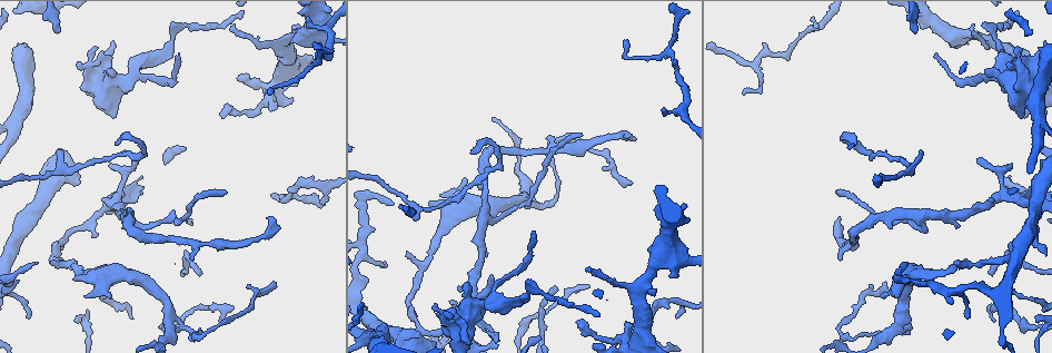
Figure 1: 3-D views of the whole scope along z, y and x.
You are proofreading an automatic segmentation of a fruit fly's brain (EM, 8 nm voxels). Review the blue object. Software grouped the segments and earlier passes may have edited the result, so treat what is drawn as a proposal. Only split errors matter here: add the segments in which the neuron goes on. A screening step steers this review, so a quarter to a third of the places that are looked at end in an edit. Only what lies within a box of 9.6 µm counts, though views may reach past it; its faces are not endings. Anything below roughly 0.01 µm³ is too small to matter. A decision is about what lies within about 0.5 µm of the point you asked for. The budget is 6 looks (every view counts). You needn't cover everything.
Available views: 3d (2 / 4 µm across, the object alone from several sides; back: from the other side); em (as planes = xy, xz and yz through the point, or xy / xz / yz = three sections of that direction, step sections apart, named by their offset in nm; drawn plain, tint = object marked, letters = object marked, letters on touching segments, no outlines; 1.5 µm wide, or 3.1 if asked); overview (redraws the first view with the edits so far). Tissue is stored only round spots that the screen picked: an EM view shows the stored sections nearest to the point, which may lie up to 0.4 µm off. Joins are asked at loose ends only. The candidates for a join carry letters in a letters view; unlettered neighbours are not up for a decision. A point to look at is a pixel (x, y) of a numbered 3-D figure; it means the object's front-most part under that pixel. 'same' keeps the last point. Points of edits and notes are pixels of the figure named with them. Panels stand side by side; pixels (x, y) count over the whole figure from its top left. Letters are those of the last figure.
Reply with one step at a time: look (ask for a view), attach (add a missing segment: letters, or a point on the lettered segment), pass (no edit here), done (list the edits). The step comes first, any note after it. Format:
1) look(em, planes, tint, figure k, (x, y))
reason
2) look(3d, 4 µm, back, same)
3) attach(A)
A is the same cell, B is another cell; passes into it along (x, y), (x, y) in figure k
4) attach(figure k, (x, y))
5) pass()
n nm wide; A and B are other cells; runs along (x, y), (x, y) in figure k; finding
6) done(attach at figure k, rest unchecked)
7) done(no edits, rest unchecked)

look(3d, 4 µm, figure 1, (632, 183))

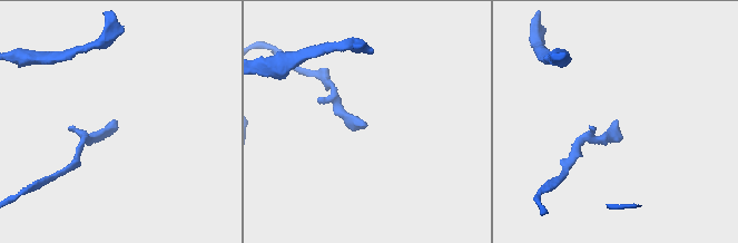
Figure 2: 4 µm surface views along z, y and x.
look(em, planes, tint, figure 2, (618, 125))

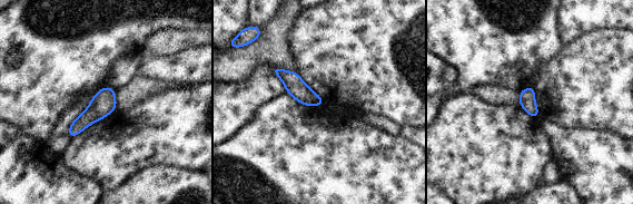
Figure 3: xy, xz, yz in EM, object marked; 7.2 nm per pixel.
look(em, planes, letters, same)

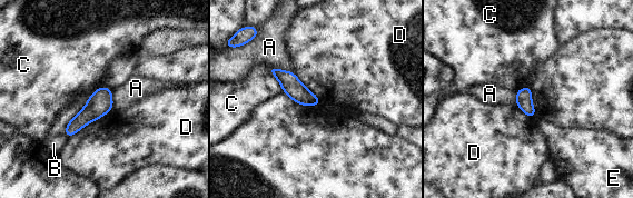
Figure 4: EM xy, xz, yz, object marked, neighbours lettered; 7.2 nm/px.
pass()
110 nm wide; A, B, C, D and E are other cells; runs along (273, 70), (302, 96), (316, 102) in figure 4; no lettered segment goes on from it

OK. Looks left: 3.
look(em, planes, plain, figure 1, (676, 317))

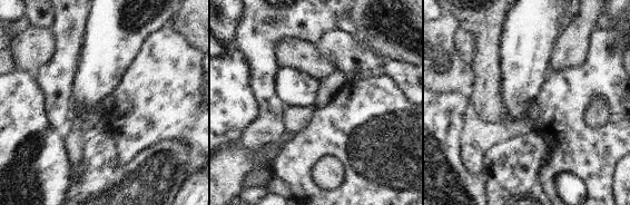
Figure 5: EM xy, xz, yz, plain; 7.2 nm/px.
look(em, planes, letters, same)
what lies round it

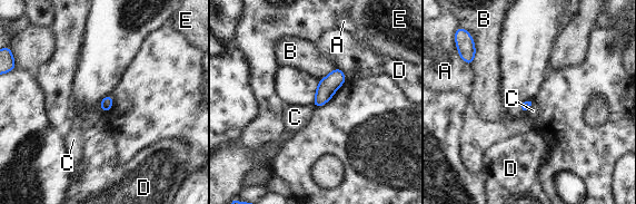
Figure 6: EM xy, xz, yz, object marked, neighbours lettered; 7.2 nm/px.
pass()
B touches over 160 nm; A, B, C, D and E are other cells; no lettered segment goes on from it

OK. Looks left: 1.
look(em, planes, letters, figure 1, (1024, 116))
an open end

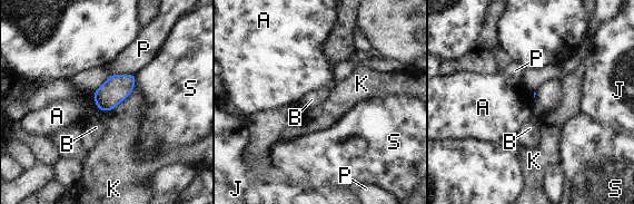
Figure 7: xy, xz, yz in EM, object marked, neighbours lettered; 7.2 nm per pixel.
pass()
A, B, J, K, P and S are other cells; border along (92, 93), (96, 105) in figure 7; none of them fits

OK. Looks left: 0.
done(no edits, rest unchecked)

